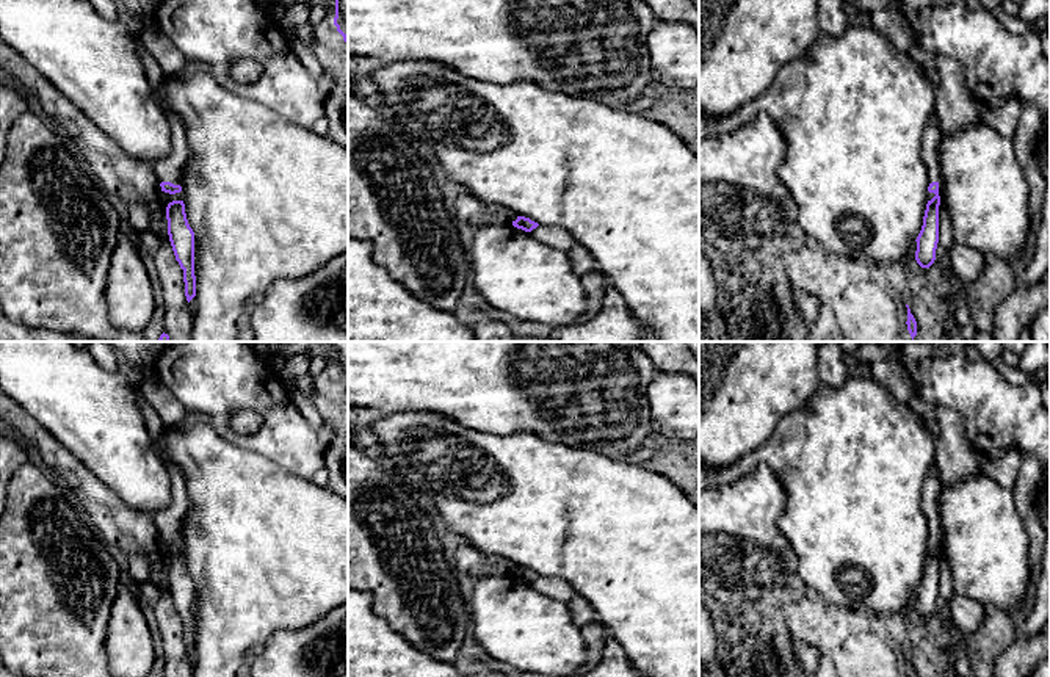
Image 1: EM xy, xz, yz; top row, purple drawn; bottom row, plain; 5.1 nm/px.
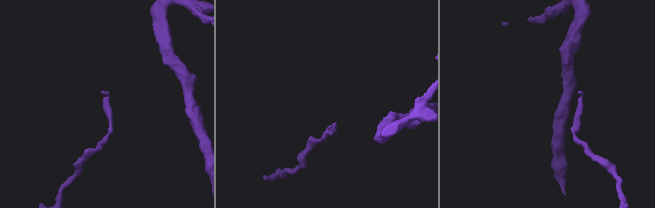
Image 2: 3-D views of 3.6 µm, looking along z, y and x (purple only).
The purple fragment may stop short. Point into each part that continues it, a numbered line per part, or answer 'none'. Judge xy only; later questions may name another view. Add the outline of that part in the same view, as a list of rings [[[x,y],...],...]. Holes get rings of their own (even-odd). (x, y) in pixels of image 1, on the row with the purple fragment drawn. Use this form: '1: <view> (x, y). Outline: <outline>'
1: xy (170, 168). Outline: [[[166,116],[171,129],[169,154],[154,163],[154,171],[158,182],[171,182],[180,185],[183,168],[188,161],[188,143],[182,121],[177,116]]]

